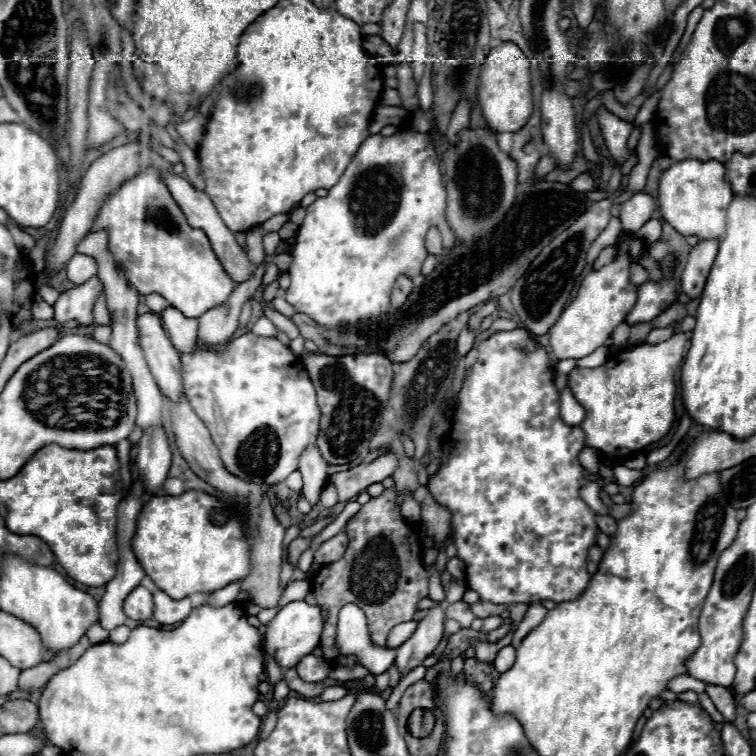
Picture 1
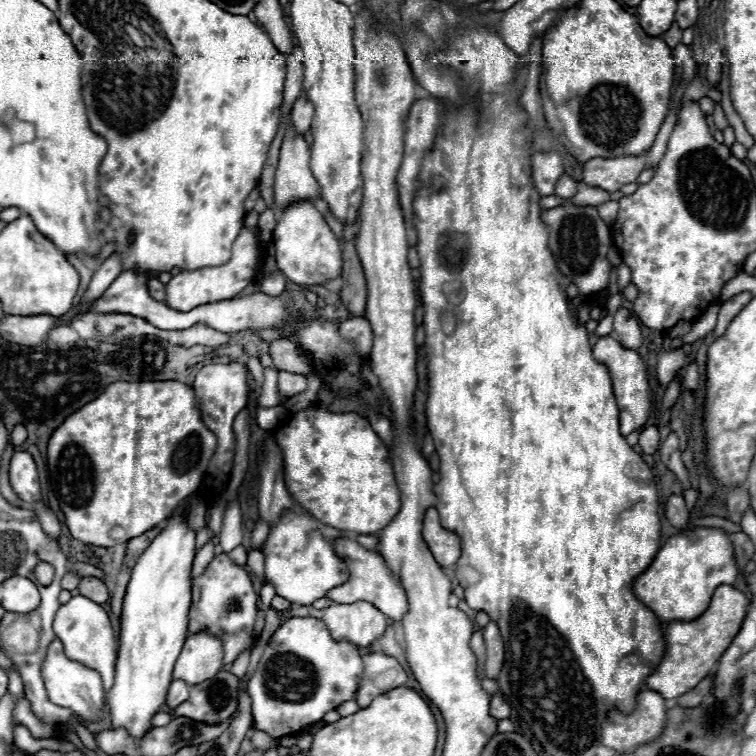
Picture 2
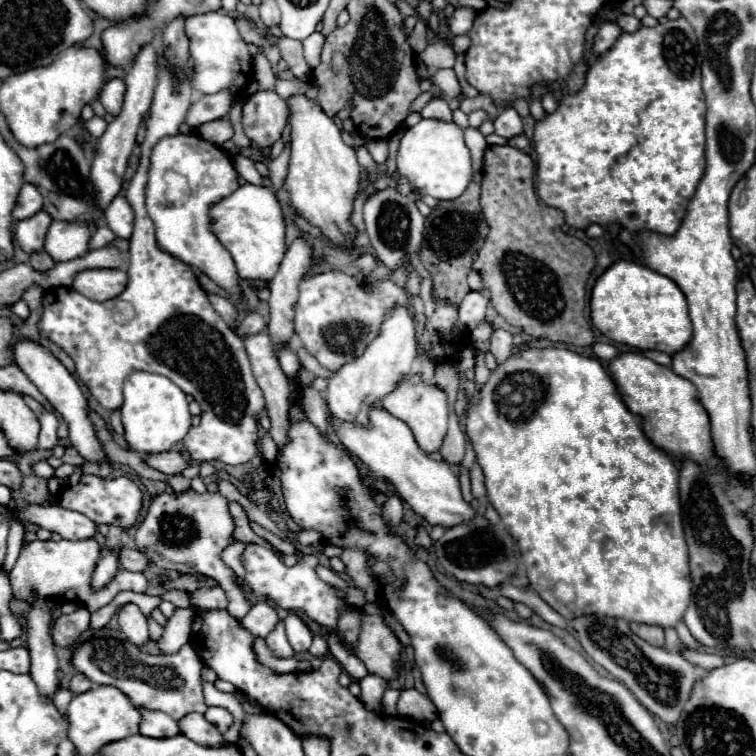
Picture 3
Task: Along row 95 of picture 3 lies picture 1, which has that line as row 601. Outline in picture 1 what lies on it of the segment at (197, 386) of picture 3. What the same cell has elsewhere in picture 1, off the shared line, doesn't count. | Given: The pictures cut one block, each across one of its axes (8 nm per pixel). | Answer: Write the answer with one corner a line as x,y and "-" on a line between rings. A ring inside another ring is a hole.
154,592
154,620
160,624
176,624
182,622
192,610
190,598
174,600
164,592

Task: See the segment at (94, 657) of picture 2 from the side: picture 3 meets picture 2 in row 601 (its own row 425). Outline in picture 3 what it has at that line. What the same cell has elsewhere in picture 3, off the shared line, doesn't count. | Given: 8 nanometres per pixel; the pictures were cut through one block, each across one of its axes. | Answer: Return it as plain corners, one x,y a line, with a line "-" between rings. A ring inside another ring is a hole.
18,338
18,342
12,346
14,350
14,360
16,360
16,366
36,384
36,388
48,398
48,402
56,408
58,414
62,414
62,418
68,422
70,426
70,442
72,446
88,460
88,462
104,462
106,460
106,454
100,446
100,442
96,440
96,434
94,434
94,426
90,424
88,420
88,402
80,390
80,386
76,384
74,376
66,370
66,366
48,350
44,348
42,344
38,342
32,342
32,340
26,340
26,338

